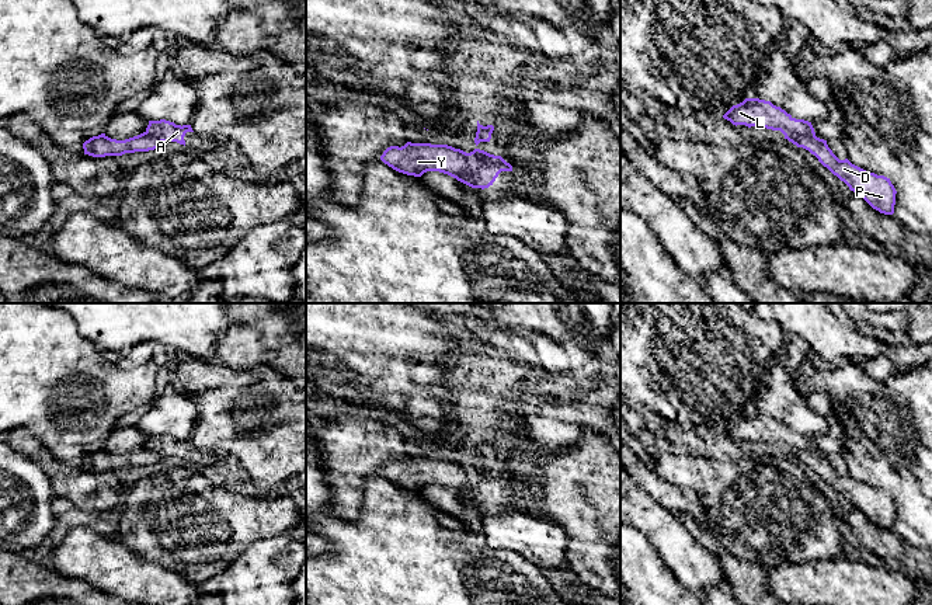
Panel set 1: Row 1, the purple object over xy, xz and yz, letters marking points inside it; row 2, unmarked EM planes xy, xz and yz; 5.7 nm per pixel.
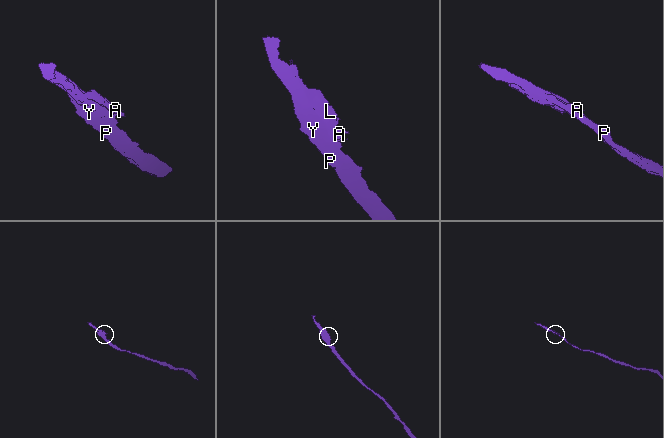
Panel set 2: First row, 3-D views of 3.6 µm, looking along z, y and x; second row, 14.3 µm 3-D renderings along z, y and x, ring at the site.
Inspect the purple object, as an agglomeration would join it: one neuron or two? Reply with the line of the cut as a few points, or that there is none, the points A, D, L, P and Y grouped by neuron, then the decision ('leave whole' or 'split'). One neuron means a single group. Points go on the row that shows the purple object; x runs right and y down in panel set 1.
cut xz (468, 153), (468, 178), (476, 187); groups A L / D P Y; split

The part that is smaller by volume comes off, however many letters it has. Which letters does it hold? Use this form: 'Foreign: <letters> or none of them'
Foreign: A, L

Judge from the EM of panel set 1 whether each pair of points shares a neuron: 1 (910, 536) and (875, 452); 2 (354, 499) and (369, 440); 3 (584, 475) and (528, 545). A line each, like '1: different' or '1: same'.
1: same
2: same
3: different

